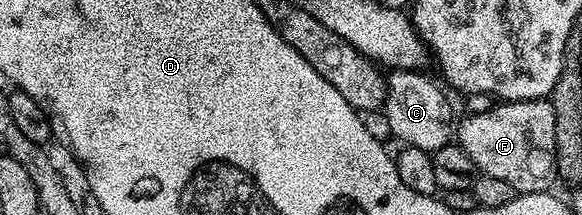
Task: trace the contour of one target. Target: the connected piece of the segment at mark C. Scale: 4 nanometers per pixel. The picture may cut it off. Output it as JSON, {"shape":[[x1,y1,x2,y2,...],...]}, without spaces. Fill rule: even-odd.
{"shape":[[421,71,388,72,383,110,392,138,396,141,398,139,398,144,432,153,443,149,443,145,451,141,455,131,453,107,445,96,446,88,436,78,434,79,428,79]]}

